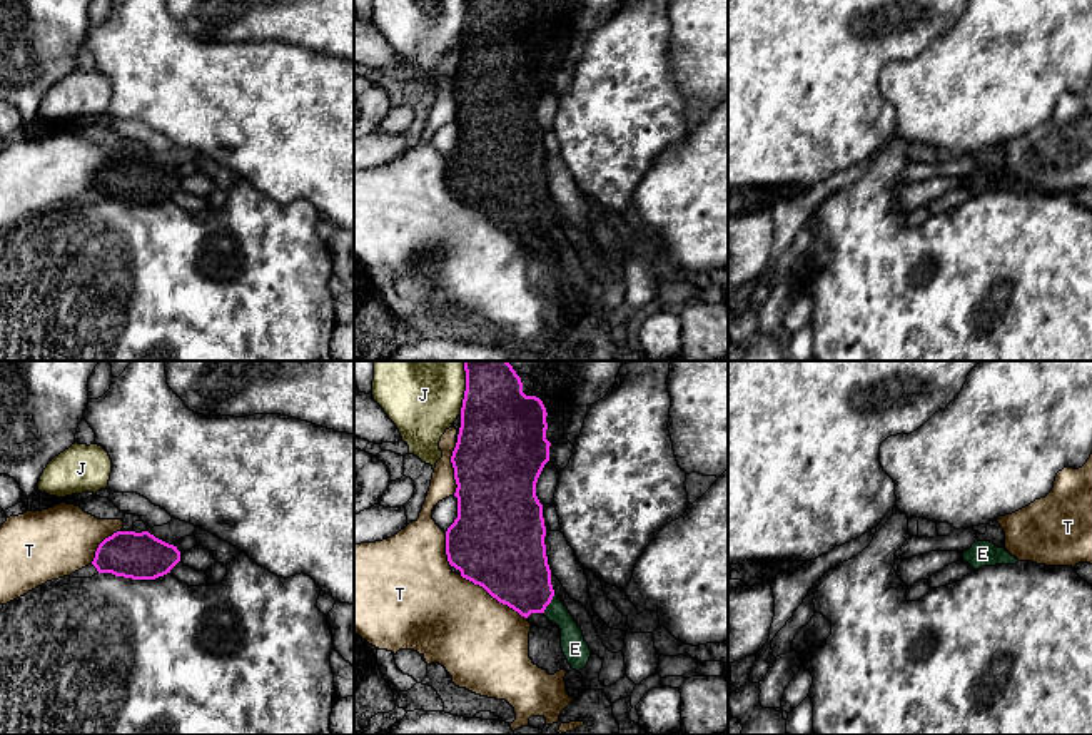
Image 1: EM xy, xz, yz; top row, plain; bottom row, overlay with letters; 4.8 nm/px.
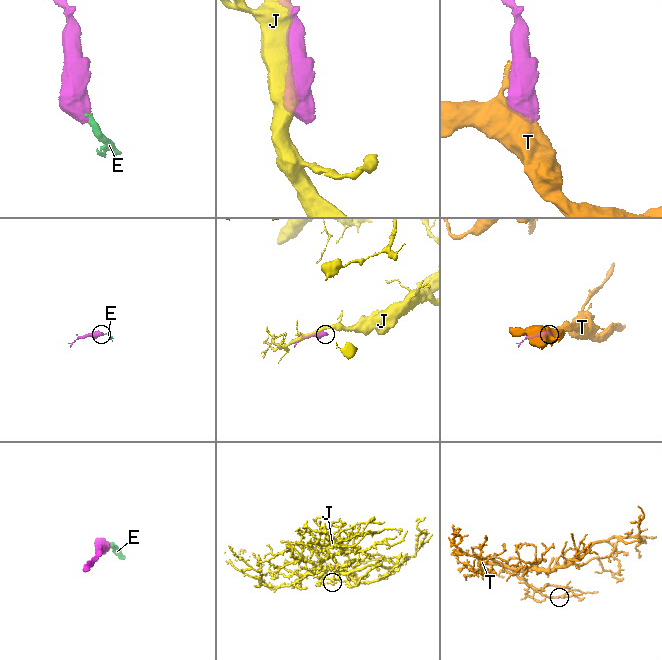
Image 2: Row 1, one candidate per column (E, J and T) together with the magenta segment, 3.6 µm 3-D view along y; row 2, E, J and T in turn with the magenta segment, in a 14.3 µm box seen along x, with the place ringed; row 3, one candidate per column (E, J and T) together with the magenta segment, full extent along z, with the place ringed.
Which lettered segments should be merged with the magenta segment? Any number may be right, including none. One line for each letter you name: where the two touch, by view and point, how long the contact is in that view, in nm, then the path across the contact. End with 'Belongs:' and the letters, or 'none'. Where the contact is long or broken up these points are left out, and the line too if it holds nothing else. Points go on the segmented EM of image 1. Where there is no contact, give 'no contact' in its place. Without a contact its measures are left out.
E: contact xz (550, 602); length 120 nm; way xz (511, 567), (550, 602), (570, 628), (573, 643)
Belongs: E

